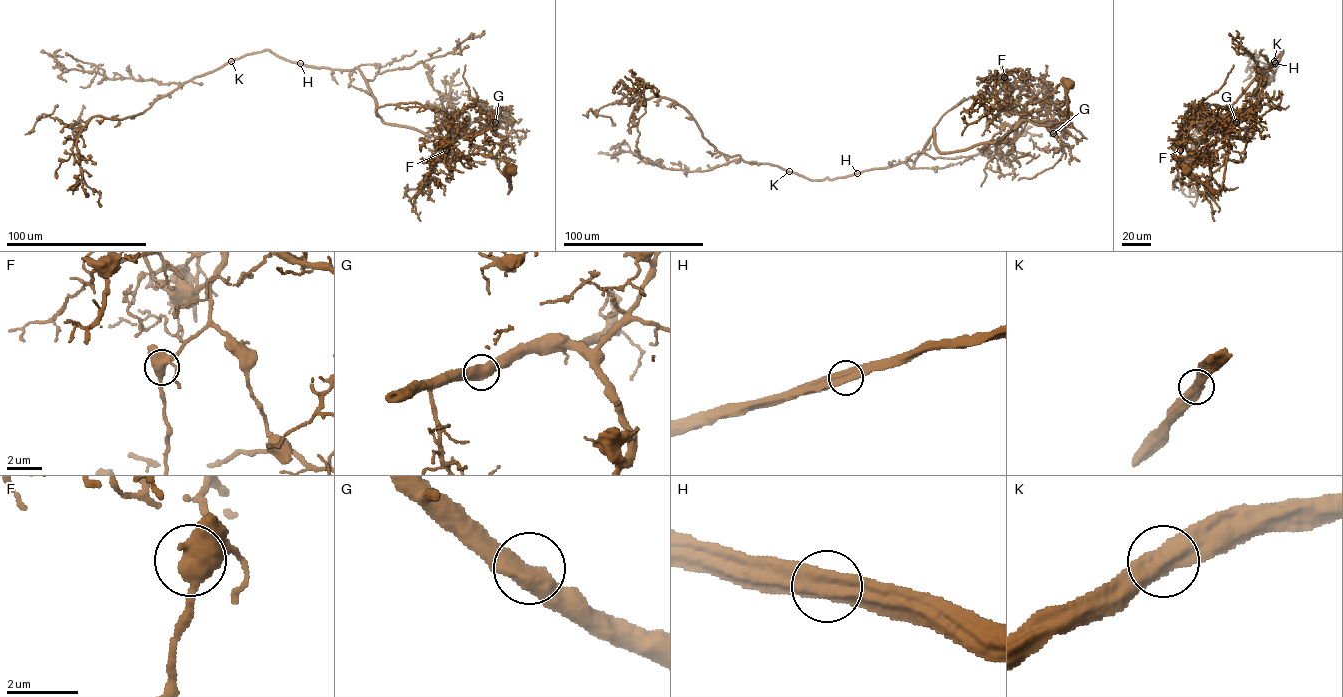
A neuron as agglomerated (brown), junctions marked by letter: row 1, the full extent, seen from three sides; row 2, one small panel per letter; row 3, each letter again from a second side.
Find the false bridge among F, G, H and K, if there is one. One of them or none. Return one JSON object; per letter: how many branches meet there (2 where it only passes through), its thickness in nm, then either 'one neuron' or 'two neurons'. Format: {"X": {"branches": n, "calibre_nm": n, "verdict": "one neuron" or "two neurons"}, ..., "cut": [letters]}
{"F": {"branches": 2, "calibre_nm": 600, "verdict": "one neuron"}, "G": {"branches": 2, "calibre_nm": 600, "verdict": "one neuron"}, "H": {"branches": 2, "calibre_nm": 600, "verdict": "one neuron"}, "K": {"branches": 2, "calibre_nm": 600, "verdict": "one neuron"}, "cut": []}

